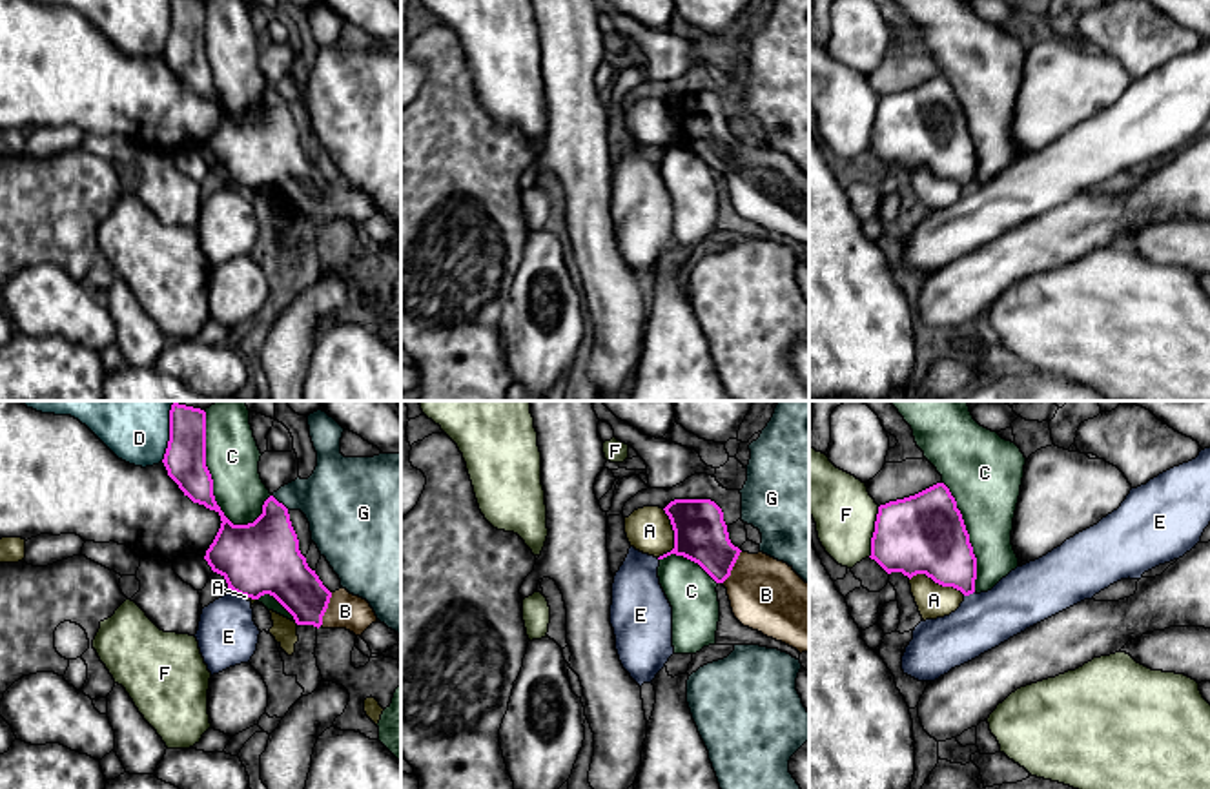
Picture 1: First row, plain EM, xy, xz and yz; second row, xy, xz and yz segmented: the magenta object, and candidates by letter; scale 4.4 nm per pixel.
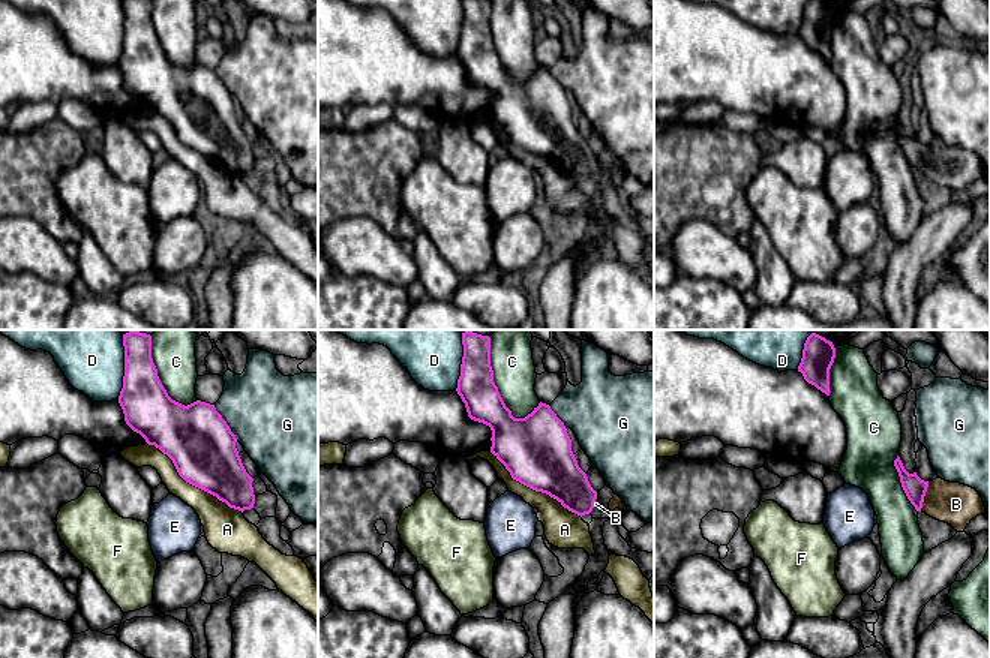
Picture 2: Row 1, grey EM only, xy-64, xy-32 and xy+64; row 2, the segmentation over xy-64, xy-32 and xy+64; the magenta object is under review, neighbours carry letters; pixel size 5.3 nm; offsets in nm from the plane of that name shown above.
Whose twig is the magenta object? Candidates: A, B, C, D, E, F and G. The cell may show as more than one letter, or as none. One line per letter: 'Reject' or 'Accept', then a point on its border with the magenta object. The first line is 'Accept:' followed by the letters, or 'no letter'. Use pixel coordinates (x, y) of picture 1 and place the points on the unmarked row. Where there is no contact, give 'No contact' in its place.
Accept: B
A: Reject. Touches magenta at xz (675, 128)
B: Accept. Touches magenta at xy (327, 199)
C: Reject. Touches magenta at xy (210, 68)
D: Reject. Touches magenta at xy (170, 26)
E: Reject. Touches magenta at yz (968, 186)
F: Reject. Touches magenta at yz (873, 124)
G: Reject. Touches magenta at xy (281, 95)

